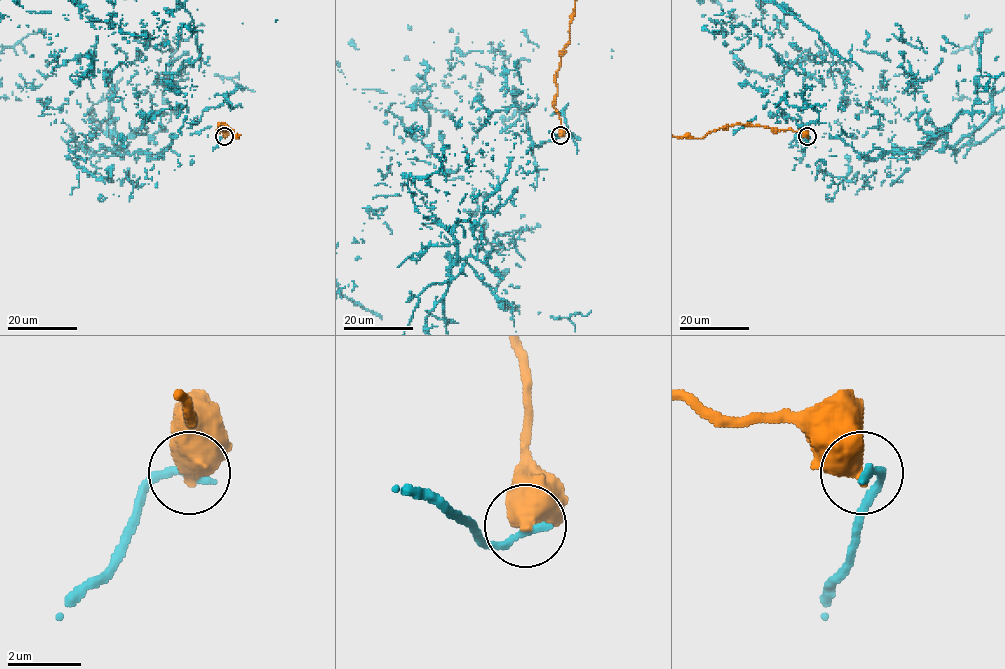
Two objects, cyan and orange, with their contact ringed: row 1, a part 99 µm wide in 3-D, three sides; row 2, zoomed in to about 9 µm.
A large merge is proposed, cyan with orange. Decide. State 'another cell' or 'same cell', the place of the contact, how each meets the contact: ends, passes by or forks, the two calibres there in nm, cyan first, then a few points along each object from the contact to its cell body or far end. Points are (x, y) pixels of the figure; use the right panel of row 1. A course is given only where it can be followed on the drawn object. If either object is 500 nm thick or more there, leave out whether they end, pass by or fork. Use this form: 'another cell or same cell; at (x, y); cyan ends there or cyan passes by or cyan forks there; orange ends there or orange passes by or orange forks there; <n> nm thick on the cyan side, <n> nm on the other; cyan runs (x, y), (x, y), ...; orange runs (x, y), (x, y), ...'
another cell; at (807, 136); 280 nm thick on the cyan side, 650 nm on the other; cyan runs (808, 136), (769, 86), (871, 105), (883, 155), (931, 139), (881, 54), (702, 15); orange runs (808, 136), (790, 129), (739, 124), (719, 128), (699, 139), (678, 138)

